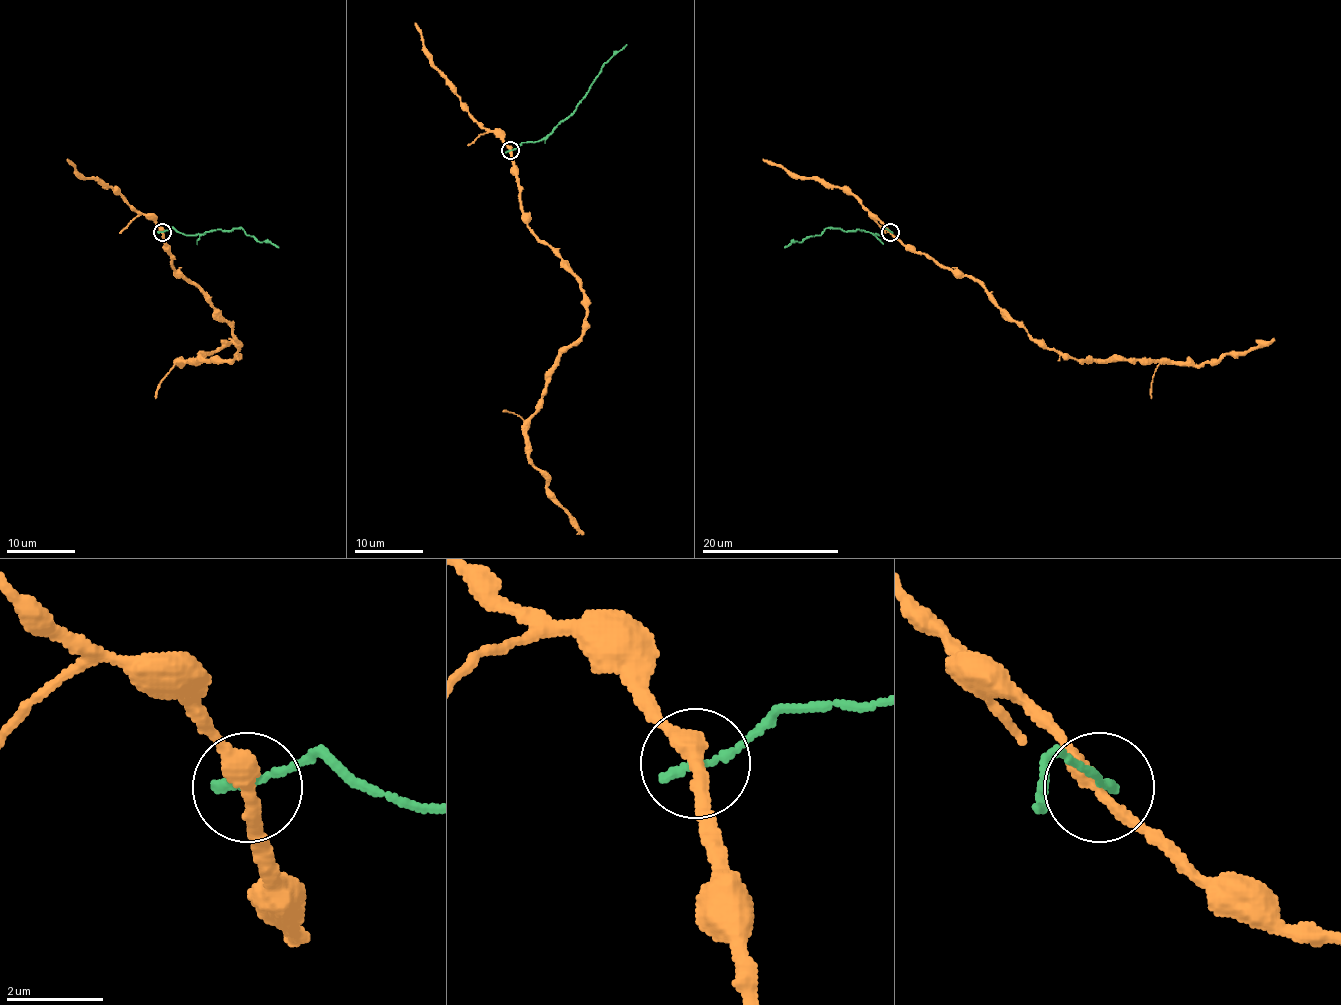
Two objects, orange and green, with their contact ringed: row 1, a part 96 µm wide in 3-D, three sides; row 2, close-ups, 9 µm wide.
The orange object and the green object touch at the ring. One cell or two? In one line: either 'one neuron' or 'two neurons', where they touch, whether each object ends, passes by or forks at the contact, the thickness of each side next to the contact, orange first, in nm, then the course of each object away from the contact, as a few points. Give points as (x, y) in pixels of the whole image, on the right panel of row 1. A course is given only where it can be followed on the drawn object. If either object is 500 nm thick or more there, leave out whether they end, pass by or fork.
two neurons; at (890, 232); orange passes by; green ends there; 340 nm thick on the orange side, 190 nm on the other; orange runs (890, 232), (916, 251), (966, 274), (1033, 339), (1074, 358), (1202, 365), (1274, 341); green runs (890, 232), (883, 229), (880, 234), (827, 227), (820, 234), (808, 236), (803, 241), (792, 241), (784, 248)

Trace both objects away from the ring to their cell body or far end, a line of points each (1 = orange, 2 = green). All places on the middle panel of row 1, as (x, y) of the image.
1: (510, 150), (527, 226), (584, 293), (585, 328), (561, 353), (527, 439), (529, 462), (584, 534)
2: (510, 150), (522, 143), (542, 140), (575, 109), (601, 68), (627, 44)

